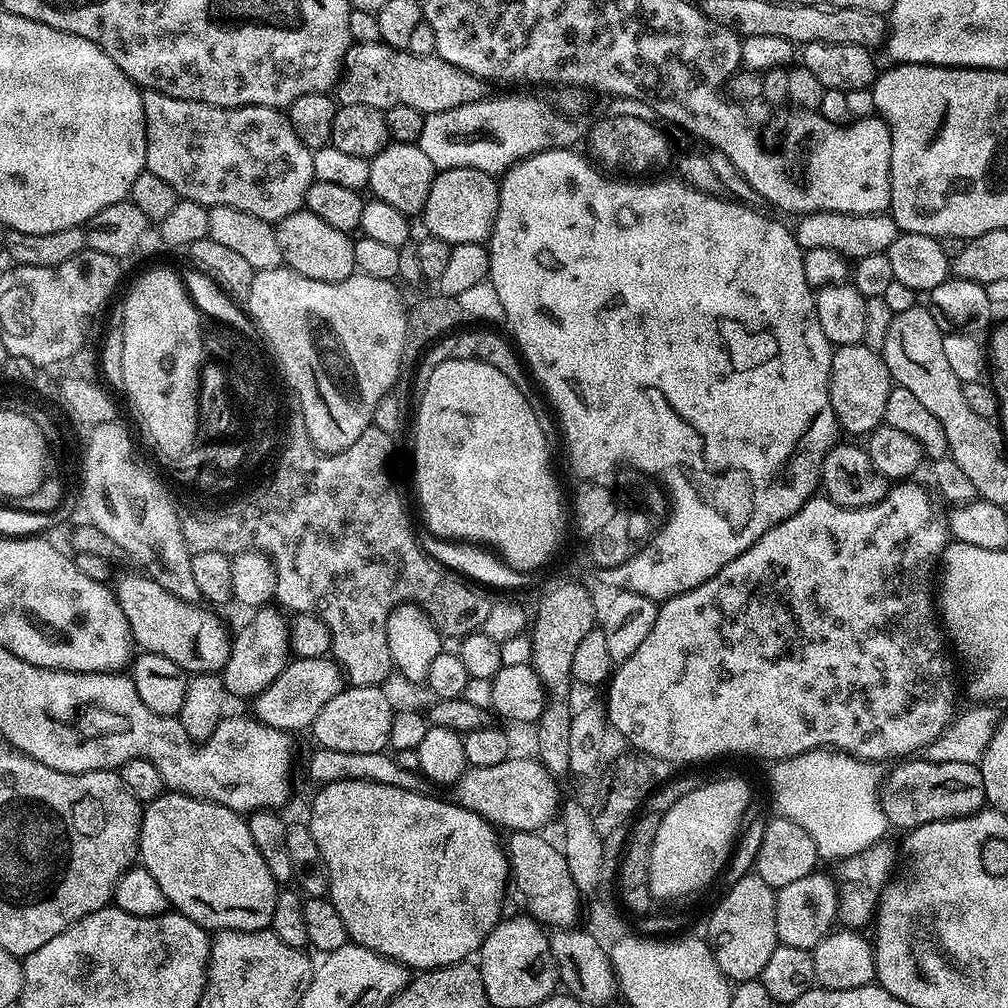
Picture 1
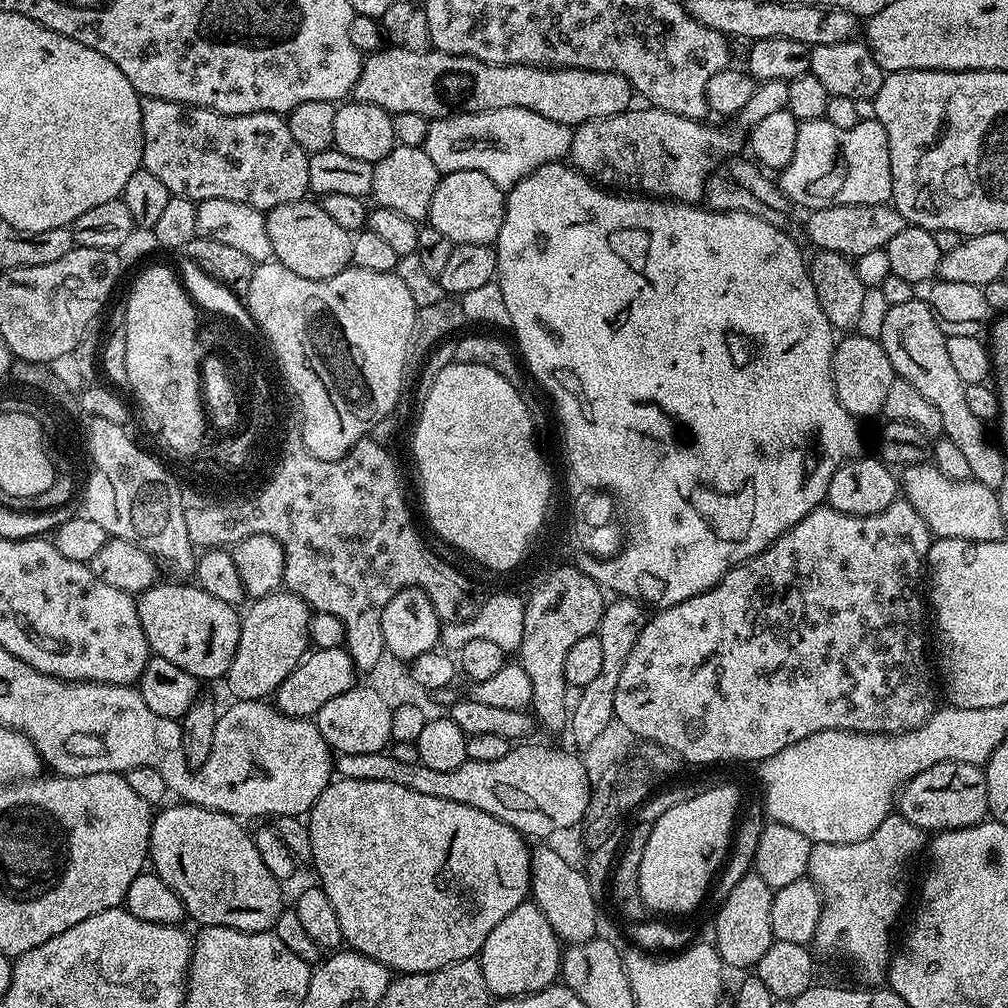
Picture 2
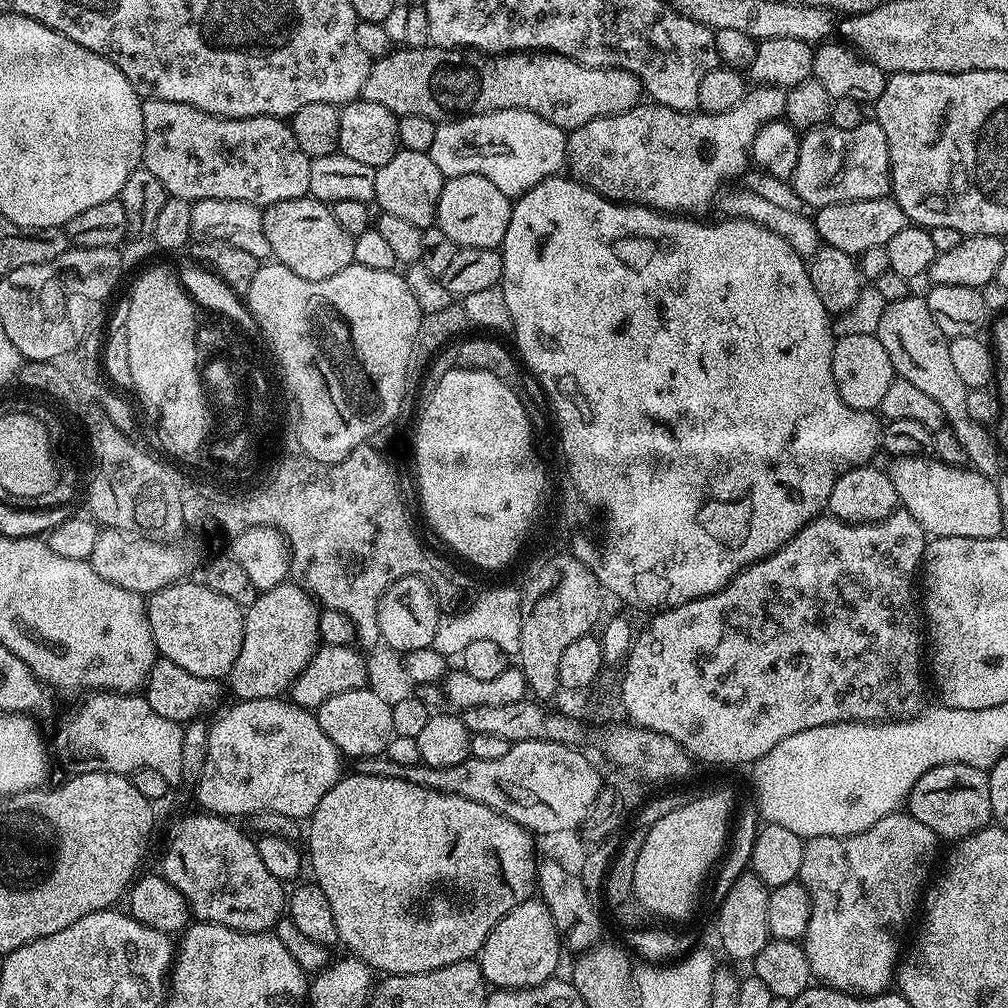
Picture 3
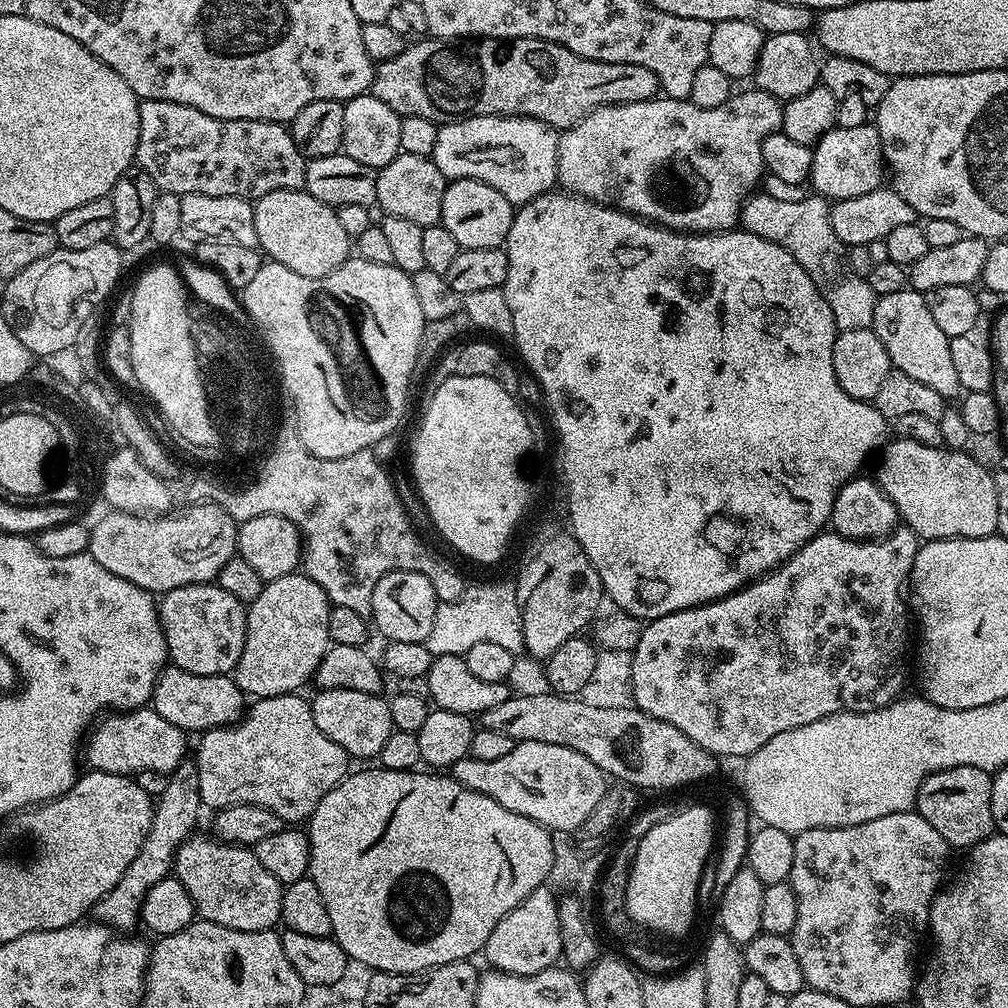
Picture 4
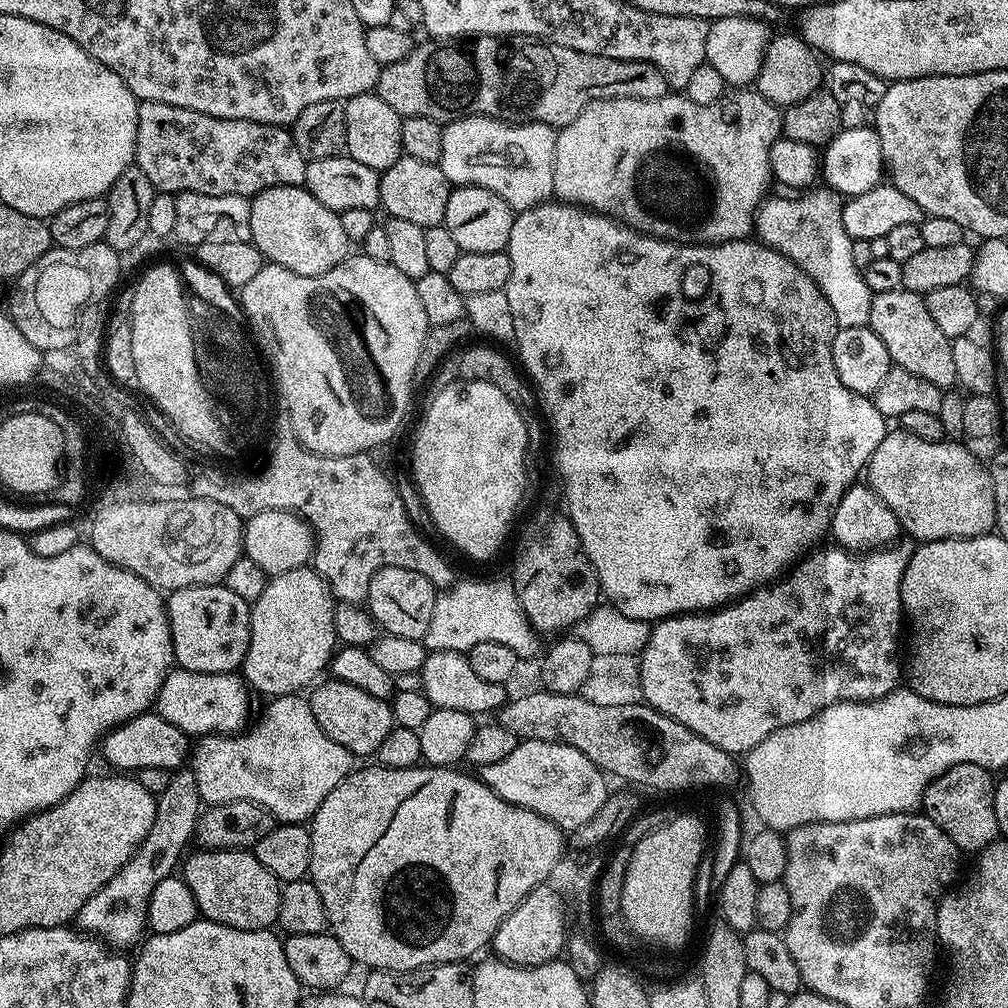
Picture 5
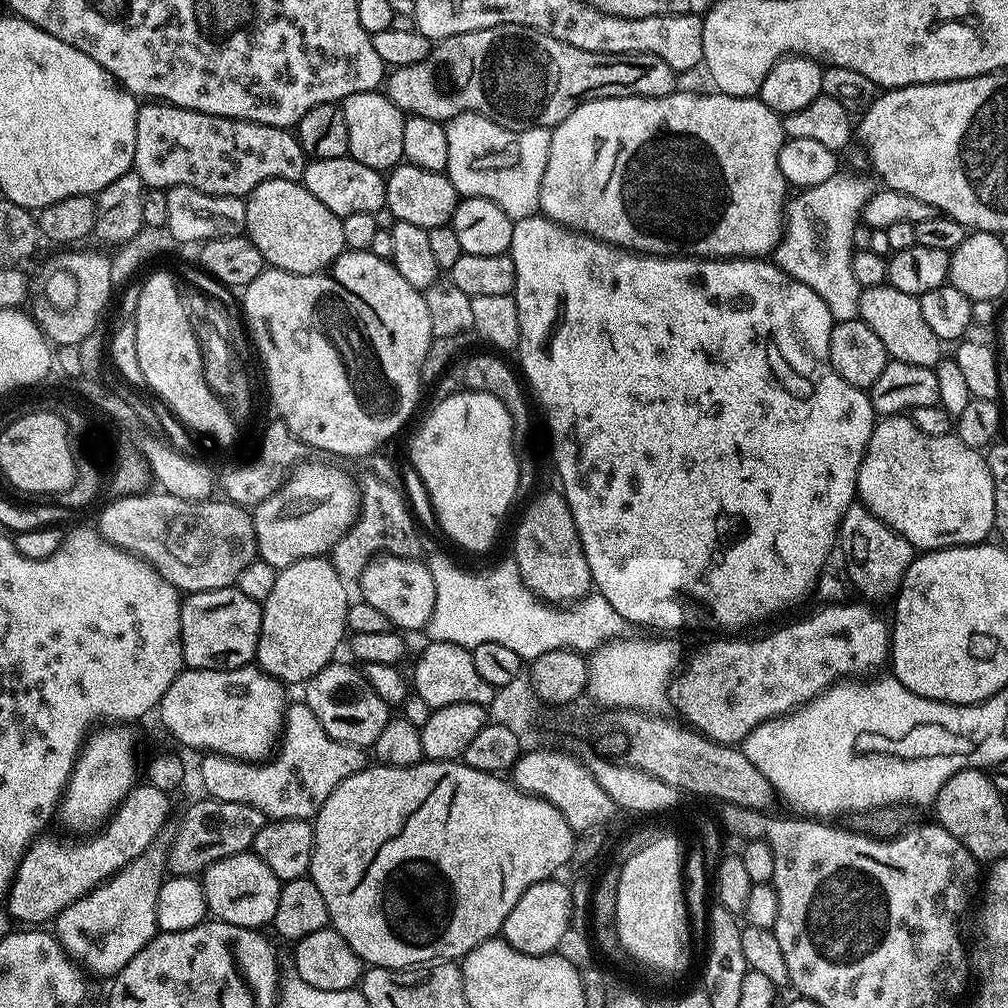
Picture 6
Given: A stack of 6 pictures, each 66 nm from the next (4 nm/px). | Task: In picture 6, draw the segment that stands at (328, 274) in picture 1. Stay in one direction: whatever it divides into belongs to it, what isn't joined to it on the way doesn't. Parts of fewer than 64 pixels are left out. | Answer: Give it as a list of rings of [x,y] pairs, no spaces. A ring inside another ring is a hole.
[[[267,180],[247,196],[244,205],[245,233],[254,242],[254,246],[258,246],[265,265],[280,268],[290,274],[314,274],[325,271],[346,250],[342,238],[341,217],[326,210],[326,206],[322,206],[322,202],[318,202],[318,198],[314,198],[314,194],[310,194],[303,183],[295,180]]]

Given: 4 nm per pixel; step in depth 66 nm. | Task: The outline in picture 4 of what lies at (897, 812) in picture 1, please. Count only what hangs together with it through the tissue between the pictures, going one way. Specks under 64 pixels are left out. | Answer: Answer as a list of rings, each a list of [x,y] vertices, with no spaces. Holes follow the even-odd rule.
[[[954,766],[932,772],[922,782],[914,808],[953,849],[970,850],[994,832],[990,814],[991,785],[992,776],[974,766]]]

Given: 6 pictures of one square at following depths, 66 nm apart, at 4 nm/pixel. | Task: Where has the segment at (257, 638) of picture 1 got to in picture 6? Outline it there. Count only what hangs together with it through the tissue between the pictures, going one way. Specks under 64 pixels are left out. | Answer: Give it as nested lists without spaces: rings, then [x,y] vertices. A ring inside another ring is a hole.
[[[311,556],[310,558],[302,558],[298,562],[294,562],[290,566],[279,569],[274,578],[274,586],[270,590],[270,598],[266,598],[262,602],[260,613],[262,614],[262,630],[258,638],[258,646],[256,647],[255,663],[258,665],[260,671],[264,672],[267,676],[272,676],[273,679],[280,681],[285,686],[297,684],[303,685],[310,678],[314,678],[326,665],[333,663],[336,651],[340,648],[340,643],[343,642],[344,636],[346,640],[346,633],[348,632],[348,623],[346,622],[346,614],[348,613],[348,606],[350,597],[348,597],[349,585],[338,574],[335,567],[333,567],[331,559],[324,556]]]

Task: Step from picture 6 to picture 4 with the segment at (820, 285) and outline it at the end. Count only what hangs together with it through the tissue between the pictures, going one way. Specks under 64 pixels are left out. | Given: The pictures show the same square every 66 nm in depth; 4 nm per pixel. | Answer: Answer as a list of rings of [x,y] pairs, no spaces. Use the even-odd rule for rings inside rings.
[[[753,194],[740,209],[740,221],[749,232],[758,234],[778,246],[782,246],[817,282],[824,280],[822,291],[832,307],[834,322],[840,332],[871,328],[874,306],[878,297],[870,290],[867,279],[860,276],[844,276],[835,280],[840,268],[840,239],[834,234],[832,209],[829,201],[819,194],[807,194],[801,200],[783,200],[780,196]]]

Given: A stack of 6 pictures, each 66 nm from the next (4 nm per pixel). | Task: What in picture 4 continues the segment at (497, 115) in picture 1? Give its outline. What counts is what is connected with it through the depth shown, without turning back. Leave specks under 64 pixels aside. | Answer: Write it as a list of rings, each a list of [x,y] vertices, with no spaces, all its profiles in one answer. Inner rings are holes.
[[[465,116],[439,125],[438,142],[430,158],[449,181],[481,180],[494,186],[494,190],[498,190],[498,194],[506,197],[513,206],[519,206],[528,204],[534,198],[557,187],[559,145],[557,129],[541,120],[525,116]]]

